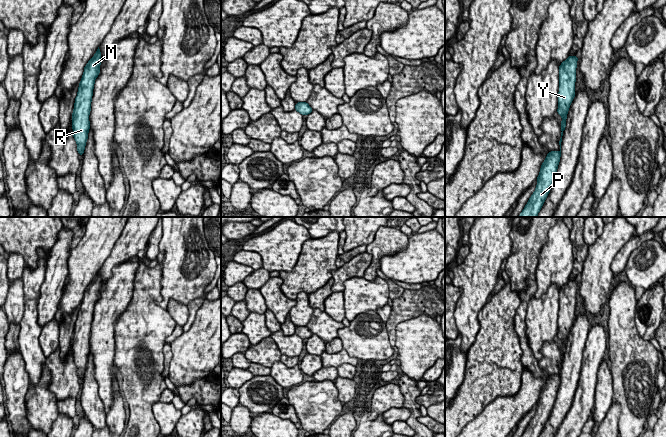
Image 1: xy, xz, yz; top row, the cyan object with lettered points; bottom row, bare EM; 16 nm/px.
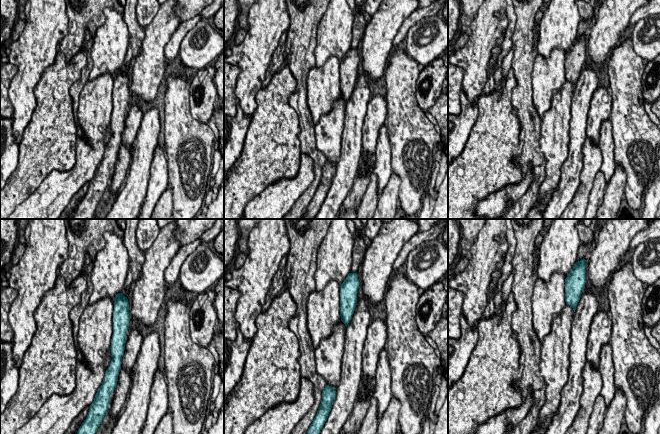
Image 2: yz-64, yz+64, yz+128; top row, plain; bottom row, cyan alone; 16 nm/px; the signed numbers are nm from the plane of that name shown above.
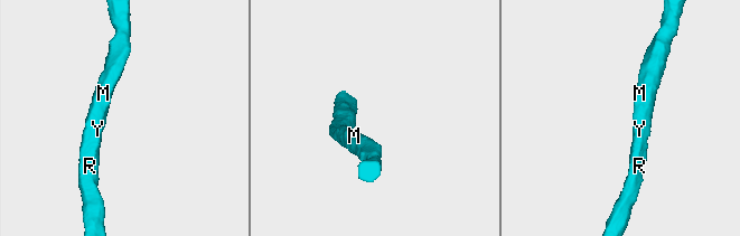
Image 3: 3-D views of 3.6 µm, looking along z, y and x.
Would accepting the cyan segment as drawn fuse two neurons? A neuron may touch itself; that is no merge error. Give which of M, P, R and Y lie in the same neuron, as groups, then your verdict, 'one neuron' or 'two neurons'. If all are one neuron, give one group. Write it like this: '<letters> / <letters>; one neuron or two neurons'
M P R Y; one neuron

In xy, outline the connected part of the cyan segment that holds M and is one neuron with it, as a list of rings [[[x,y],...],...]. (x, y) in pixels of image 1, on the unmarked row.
[[[98,271],[94,280],[84,291],[84,297],[78,311],[72,337],[73,361],[77,367],[79,379],[84,378],[88,356],[90,353],[89,339],[93,320],[94,307],[100,297],[101,276]]]

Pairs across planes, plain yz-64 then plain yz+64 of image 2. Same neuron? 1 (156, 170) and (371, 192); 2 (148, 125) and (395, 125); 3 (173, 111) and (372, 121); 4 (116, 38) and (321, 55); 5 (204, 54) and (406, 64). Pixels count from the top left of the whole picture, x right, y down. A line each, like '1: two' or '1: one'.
1: two
2: one
3: one
4: one
5: two

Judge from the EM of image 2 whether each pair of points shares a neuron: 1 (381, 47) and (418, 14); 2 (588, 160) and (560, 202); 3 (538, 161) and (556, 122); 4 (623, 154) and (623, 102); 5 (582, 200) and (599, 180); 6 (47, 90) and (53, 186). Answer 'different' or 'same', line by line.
1: same
2: different
3: different
4: same
5: different
6: different

